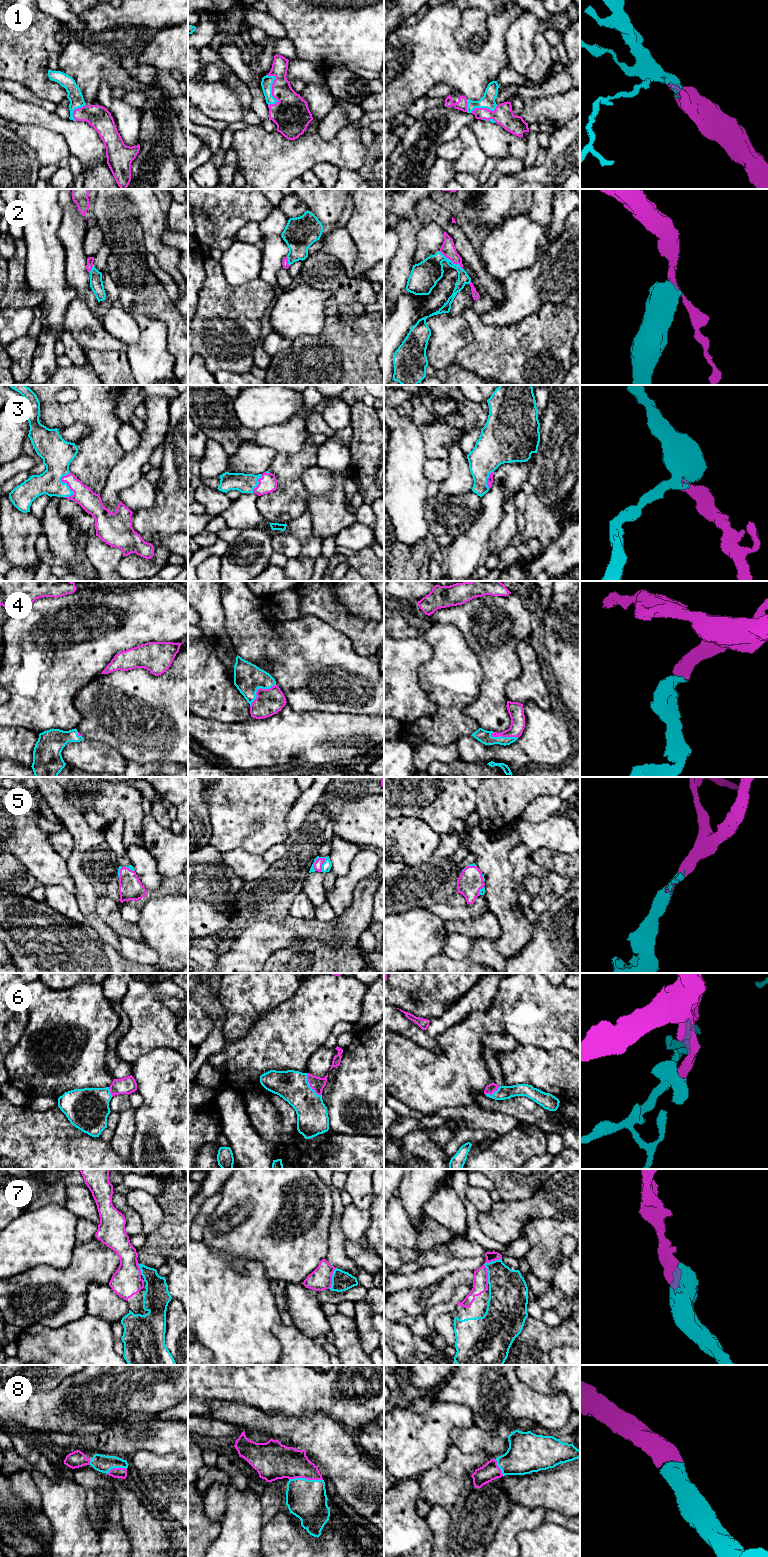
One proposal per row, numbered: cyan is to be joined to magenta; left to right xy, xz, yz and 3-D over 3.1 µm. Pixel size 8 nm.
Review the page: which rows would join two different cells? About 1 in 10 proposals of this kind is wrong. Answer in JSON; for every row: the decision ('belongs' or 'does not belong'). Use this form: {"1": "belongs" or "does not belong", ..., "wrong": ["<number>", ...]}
{"1": "belongs", "2": "belongs", "3": "belongs", "4": "belongs", "5": "belongs", "6": "belongs", "7": "belongs", "8": "belongs", "wrong": []}

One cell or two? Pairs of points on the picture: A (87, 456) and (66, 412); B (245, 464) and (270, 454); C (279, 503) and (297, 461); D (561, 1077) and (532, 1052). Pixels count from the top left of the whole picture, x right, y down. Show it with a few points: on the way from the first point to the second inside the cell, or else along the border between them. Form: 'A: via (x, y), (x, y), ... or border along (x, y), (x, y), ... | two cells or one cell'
A: via (96, 441), (96, 427), (81, 412) | one cell
B: via (251, 459), (258, 459), (264, 456) | one cell
C: via (289, 493), (289, 471) | one cell
D: via (554, 1072), (539, 1059) | one cell

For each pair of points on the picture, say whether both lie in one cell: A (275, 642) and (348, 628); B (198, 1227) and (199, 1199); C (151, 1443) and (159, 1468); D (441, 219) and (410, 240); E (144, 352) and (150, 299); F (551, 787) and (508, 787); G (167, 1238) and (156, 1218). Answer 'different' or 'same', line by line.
A: different
B: different
C: different
D: same
E: different
F: same
G: different

